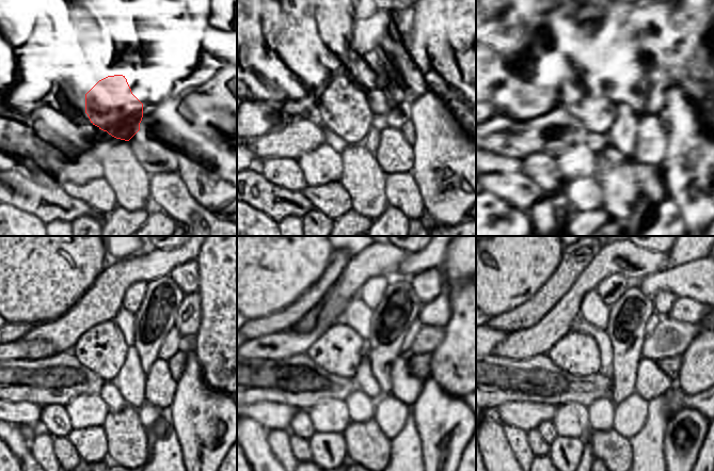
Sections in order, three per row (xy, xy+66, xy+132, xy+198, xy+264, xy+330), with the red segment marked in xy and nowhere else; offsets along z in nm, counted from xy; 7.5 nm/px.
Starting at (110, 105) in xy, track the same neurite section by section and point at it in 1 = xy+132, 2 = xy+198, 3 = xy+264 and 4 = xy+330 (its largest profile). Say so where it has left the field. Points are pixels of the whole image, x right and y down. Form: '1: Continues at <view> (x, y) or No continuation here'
1: Continues at xy+132 (592, 111)
2: Continues at xy+198 (102, 349)
3: Continues at xy+264 (338, 349)
4: Continues at xy+330 (578, 354)

